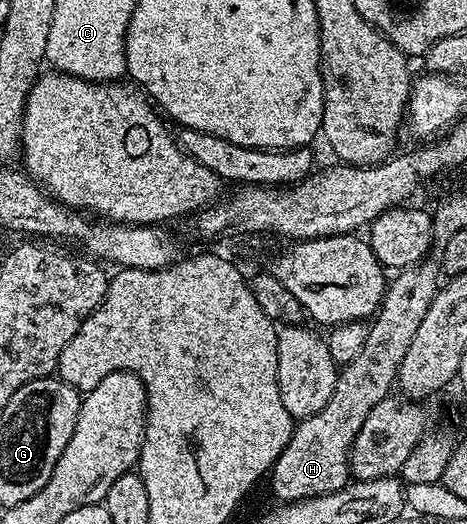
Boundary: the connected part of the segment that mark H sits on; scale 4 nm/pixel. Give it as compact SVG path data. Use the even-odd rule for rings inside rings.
M425 259L409 269L401 269L387 282L384 300L378 312L371 318L364 334L364 346L349 365L336 374L334 395L330 403L314 415L303 418L293 428L290 443L278 455L270 470L272 493L277 502L303 501L305 497L321 497L343 489L350 481L352 444L366 423L366 415L393 392L397 384L402 359L410 348L430 303L434 303L436 291L442 281L437 262Z

